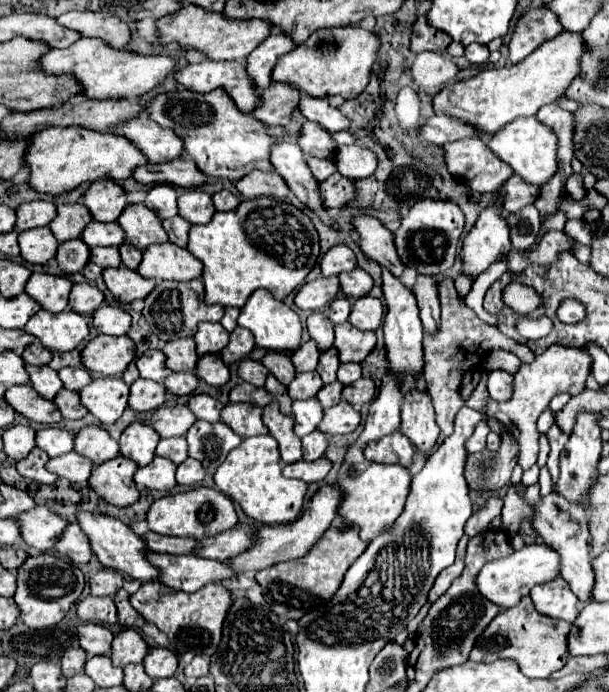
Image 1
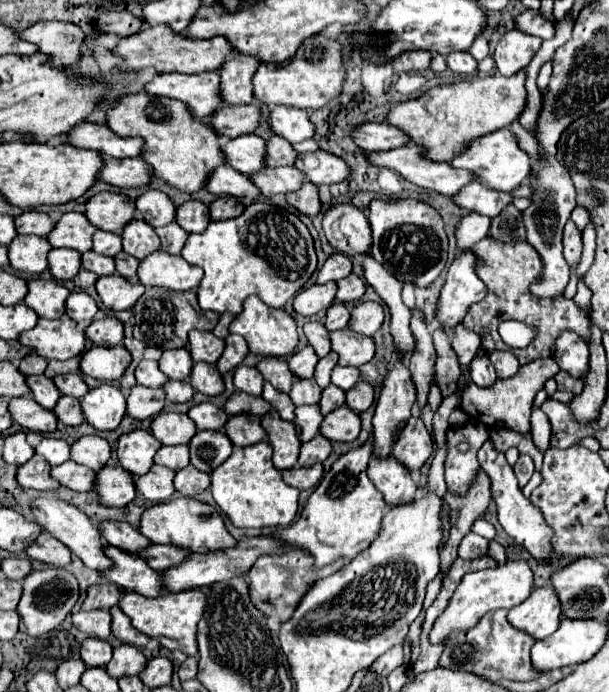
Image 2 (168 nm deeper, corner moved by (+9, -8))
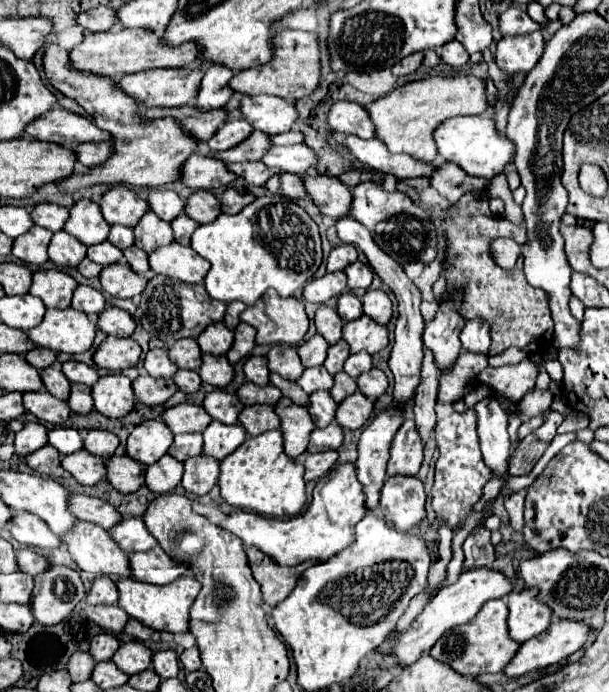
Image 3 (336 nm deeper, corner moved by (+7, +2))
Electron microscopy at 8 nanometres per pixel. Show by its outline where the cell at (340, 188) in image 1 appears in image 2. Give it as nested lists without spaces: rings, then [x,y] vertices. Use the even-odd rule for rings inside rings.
[[[306,182],[300,190],[286,194],[286,200],[290,206],[300,210],[306,216],[316,216],[320,212],[320,194],[318,186],[312,182]]]

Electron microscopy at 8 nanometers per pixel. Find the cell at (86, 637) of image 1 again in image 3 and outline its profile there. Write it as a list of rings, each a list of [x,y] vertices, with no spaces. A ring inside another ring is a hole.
[[[98,634],[92,638],[90,642],[90,656],[96,660],[96,662],[106,662],[106,660],[112,660],[114,652],[120,648],[120,642],[114,634]]]

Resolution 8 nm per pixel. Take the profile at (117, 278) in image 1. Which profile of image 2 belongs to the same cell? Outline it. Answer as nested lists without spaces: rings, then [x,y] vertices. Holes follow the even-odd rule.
[[[112,274],[112,276],[100,276],[96,280],[96,292],[106,308],[130,310],[136,304],[136,300],[144,294],[144,286],[132,284],[126,278]]]

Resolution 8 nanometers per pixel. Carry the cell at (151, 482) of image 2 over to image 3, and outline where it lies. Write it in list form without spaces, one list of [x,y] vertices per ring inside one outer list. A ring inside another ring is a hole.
[[[166,454],[146,468],[146,486],[156,494],[168,494],[180,484],[182,472],[184,472],[182,462]]]

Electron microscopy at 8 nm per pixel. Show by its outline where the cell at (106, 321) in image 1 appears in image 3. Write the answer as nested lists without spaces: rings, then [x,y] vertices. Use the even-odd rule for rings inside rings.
[[[106,308],[98,316],[98,328],[110,336],[132,336],[136,322],[126,310],[120,308]]]

